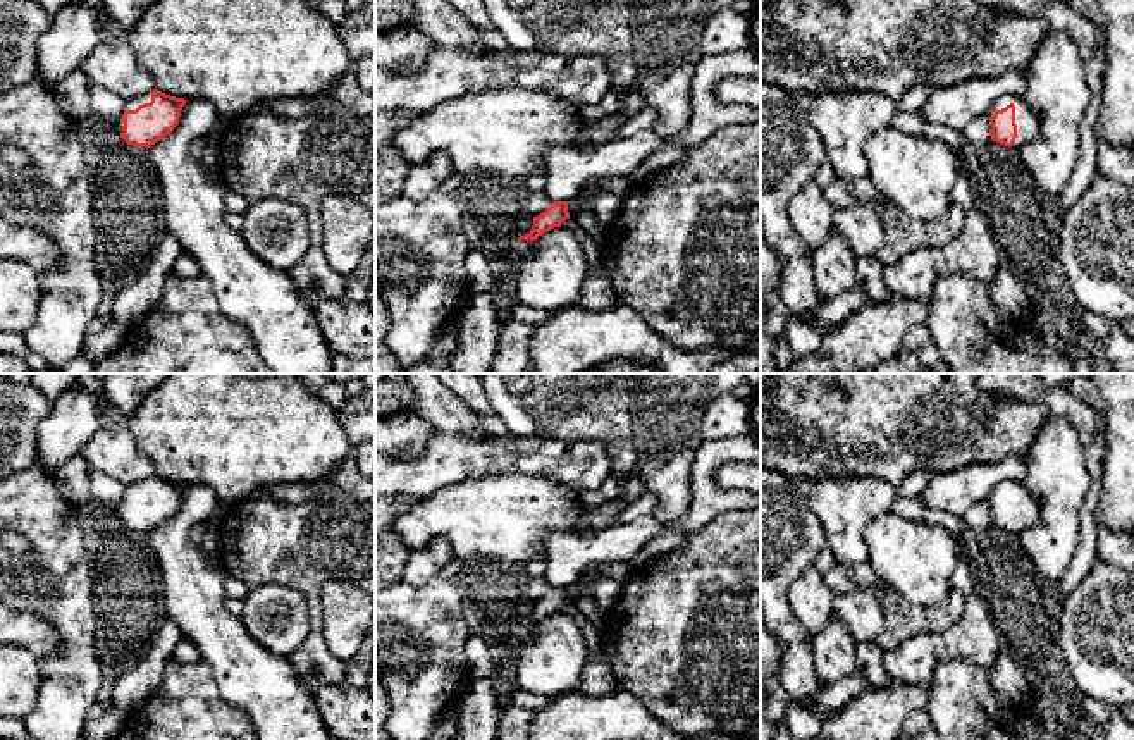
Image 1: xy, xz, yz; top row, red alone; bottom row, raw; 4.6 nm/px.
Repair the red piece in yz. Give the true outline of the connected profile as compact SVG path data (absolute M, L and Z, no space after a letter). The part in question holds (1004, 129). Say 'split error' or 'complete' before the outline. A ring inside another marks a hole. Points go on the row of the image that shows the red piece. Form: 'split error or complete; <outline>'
split error; M1017 95L1000 96L989 105L986 114L991 117L991 141L1012 150L1031 143L1041 129L1041 117L1022 96Z

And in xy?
split error; M158 89L126 100L122 117L114 129L127 145L150 148L174 131L188 100Z

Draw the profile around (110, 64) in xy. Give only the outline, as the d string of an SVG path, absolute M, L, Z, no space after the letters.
M129 40L102 41L79 65L79 71L98 86L122 100L151 93L155 83L133 57Z

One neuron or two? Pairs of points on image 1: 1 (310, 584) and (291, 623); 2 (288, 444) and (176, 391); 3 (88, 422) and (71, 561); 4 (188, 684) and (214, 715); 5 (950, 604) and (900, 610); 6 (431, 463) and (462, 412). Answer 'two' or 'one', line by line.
1: two
2: one
3: two
4: one
5: one
6: two

